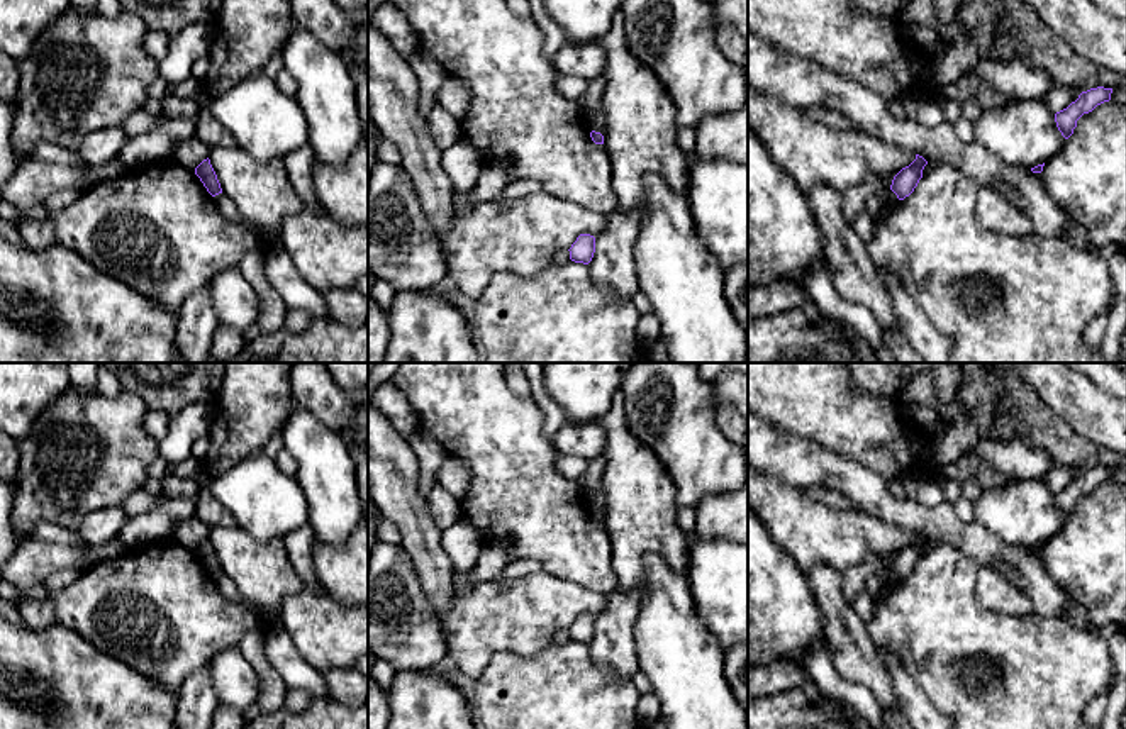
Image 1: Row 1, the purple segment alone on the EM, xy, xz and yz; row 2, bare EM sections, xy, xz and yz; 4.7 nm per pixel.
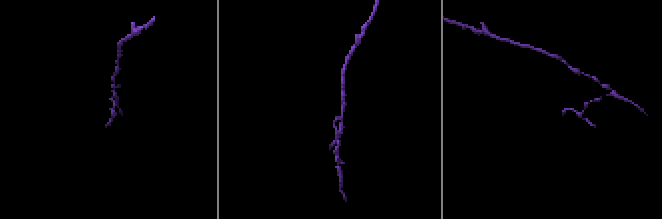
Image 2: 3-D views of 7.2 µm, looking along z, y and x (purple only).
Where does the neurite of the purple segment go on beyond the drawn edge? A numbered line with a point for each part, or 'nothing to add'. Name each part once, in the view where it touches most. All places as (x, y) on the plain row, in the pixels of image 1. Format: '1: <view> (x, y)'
nothing to add

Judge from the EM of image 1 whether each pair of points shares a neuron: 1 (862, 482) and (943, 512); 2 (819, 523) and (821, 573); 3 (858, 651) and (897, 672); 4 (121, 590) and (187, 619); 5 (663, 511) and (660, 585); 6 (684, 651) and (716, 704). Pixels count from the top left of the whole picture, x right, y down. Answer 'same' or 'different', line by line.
1: same
2: different
3: different
4: same
5: different
6: same

